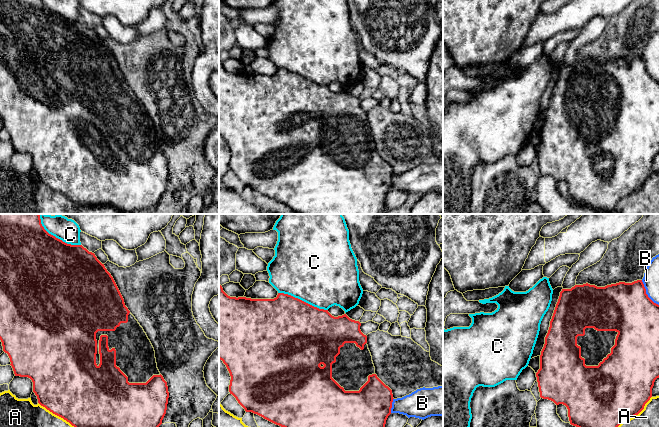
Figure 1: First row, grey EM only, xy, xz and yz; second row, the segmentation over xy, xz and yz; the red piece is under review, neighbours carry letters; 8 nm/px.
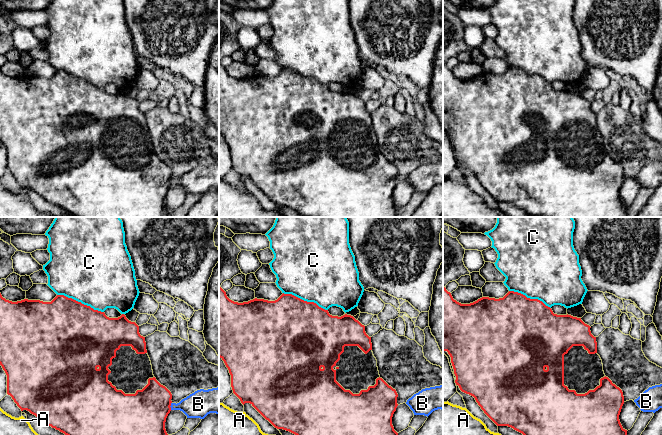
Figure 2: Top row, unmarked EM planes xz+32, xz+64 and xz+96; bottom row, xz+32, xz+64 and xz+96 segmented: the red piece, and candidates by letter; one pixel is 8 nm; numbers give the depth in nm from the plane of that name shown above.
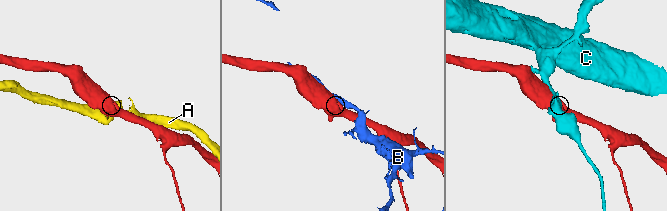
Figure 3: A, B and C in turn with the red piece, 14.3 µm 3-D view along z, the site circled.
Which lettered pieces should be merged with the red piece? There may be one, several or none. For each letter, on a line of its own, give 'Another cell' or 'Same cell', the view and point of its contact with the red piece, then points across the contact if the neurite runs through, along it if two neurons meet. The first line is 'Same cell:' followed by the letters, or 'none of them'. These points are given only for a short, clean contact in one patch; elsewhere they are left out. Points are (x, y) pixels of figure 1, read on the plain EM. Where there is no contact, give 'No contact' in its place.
Same cell: none of them
A: Another cell. Touches red at yz (633, 192)
B: Another cell. Touches red at yz (645, 69)
C: Another cell. Touches red at xz (303, 77)

